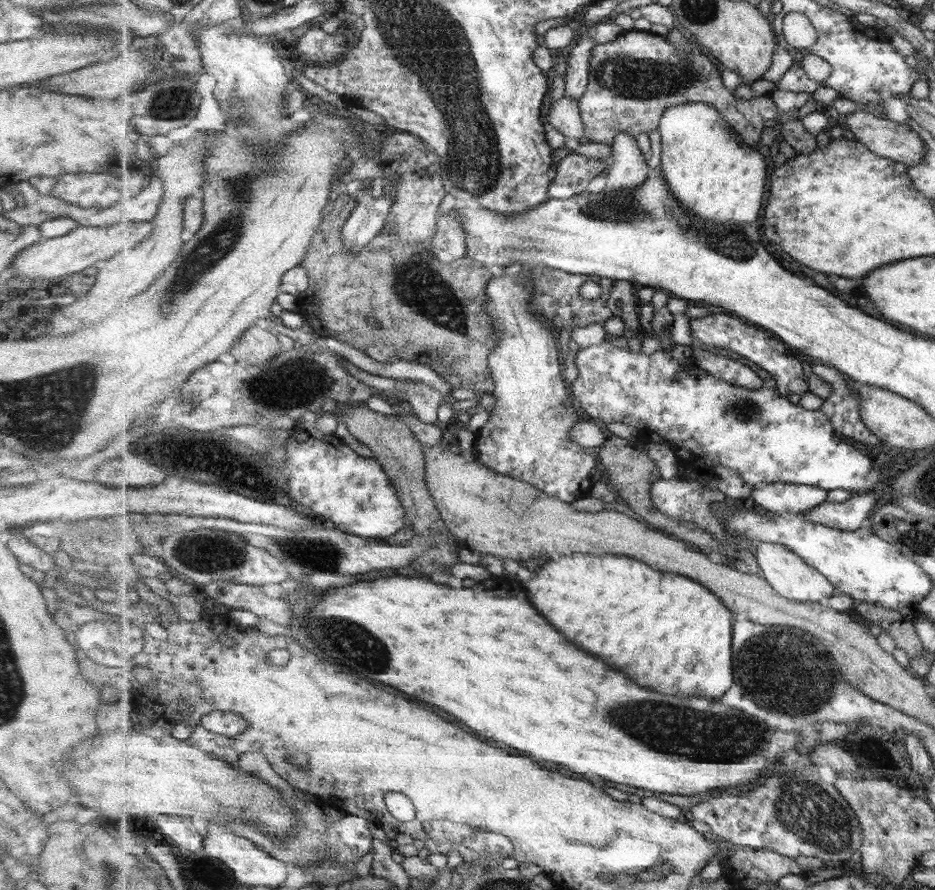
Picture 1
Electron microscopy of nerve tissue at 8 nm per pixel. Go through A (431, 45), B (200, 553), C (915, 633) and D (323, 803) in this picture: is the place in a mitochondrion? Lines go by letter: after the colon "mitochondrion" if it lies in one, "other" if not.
A: mitochondrion
B: mitochondrion
C: other
D: other

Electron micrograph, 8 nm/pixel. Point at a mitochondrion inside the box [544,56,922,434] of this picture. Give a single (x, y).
(735, 243)

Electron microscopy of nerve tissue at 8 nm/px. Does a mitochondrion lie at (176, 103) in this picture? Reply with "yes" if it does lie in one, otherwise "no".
yes

